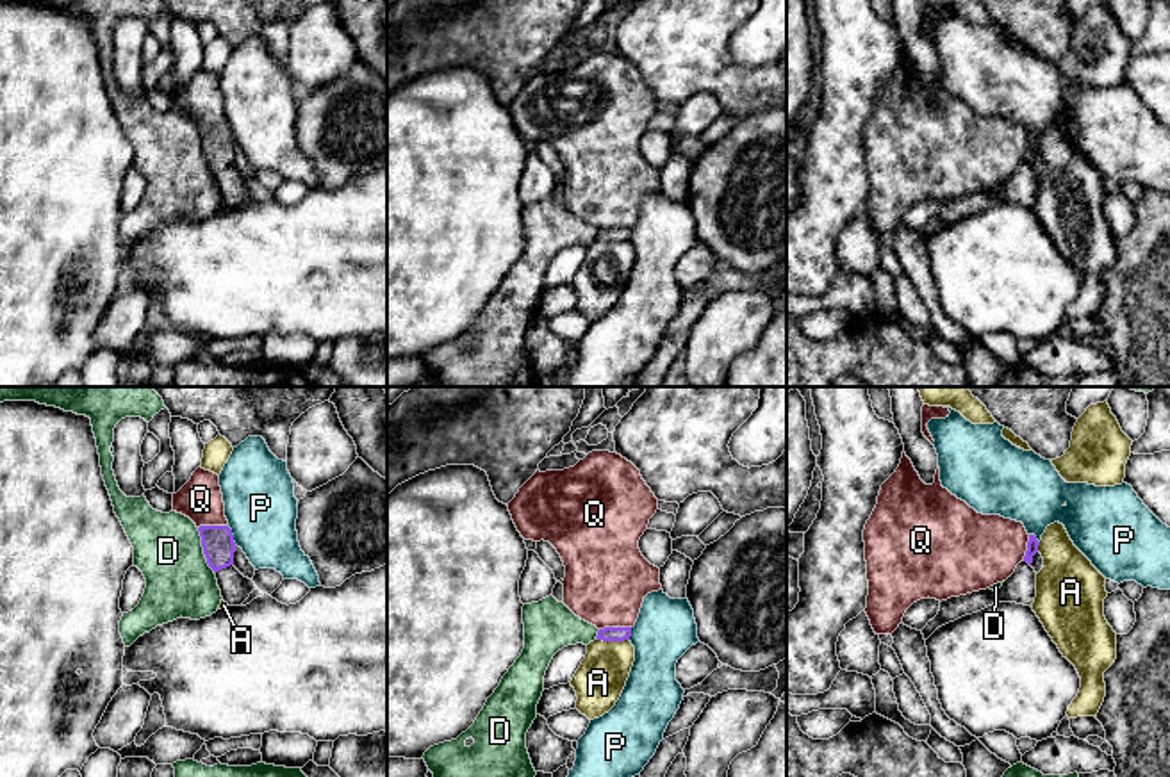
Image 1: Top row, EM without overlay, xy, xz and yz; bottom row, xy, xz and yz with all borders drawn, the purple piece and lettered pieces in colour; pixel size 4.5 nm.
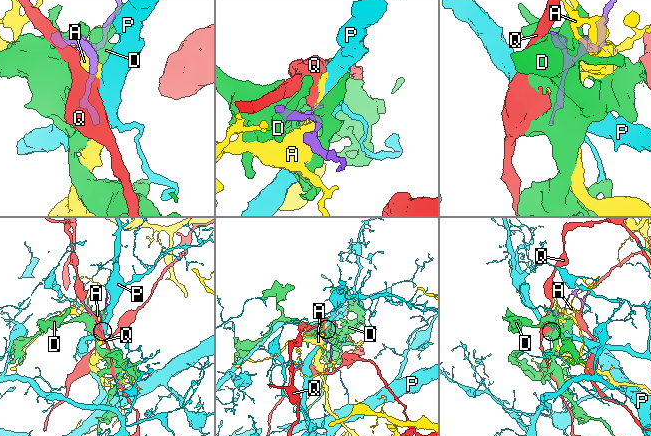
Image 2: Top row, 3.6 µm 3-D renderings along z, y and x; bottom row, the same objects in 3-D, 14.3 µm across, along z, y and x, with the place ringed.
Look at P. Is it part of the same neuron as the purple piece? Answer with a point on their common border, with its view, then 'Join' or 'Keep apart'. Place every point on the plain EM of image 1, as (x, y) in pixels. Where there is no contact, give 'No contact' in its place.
Touches purple at xy (232, 138). Keep apart

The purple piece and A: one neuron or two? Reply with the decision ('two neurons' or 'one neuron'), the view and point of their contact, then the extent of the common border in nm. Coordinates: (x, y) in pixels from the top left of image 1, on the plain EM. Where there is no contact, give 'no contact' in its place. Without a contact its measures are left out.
two neurons | xz (612, 241) | 150 nm

